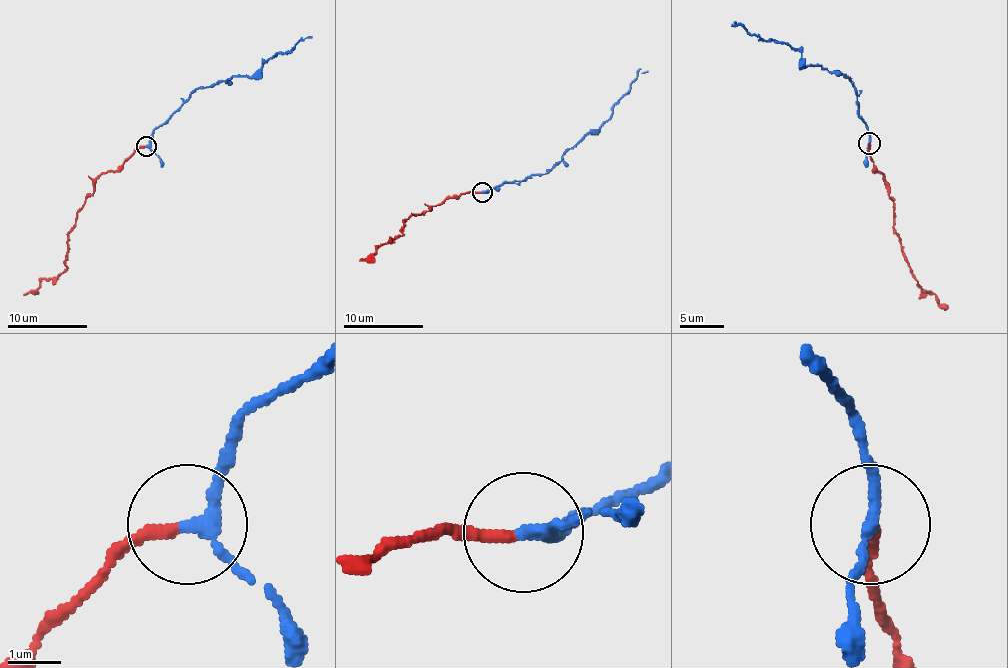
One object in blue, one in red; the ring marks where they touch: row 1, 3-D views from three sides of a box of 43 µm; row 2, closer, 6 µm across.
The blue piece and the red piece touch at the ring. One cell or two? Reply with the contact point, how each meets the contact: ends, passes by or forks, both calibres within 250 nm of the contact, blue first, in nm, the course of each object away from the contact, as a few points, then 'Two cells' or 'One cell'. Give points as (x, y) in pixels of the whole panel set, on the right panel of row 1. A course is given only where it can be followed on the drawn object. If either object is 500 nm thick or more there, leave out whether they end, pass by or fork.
Place: (869, 143). At the ring blue passes by. At the ring red ends. Thickness 200 nm (blue) against 220 nm. Course of blue: (869, 143), (849, 79), (821, 65), (805, 65), (783, 41), (761, 41), (734, 21). Course of red: (869, 143), (874, 169), (883, 174), (887, 194), (894, 205), (894, 227), (909, 271), (945, 309). One cell

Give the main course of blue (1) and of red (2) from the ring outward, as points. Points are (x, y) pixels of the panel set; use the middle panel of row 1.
1: (482, 192), (502, 182), (546, 174), (570, 149), (597, 131), (639, 71), (647, 71)
2: (480, 192), (452, 196), (421, 214), (413, 214), (405, 220), (401, 228), (403, 234), (371, 256), (359, 260)

